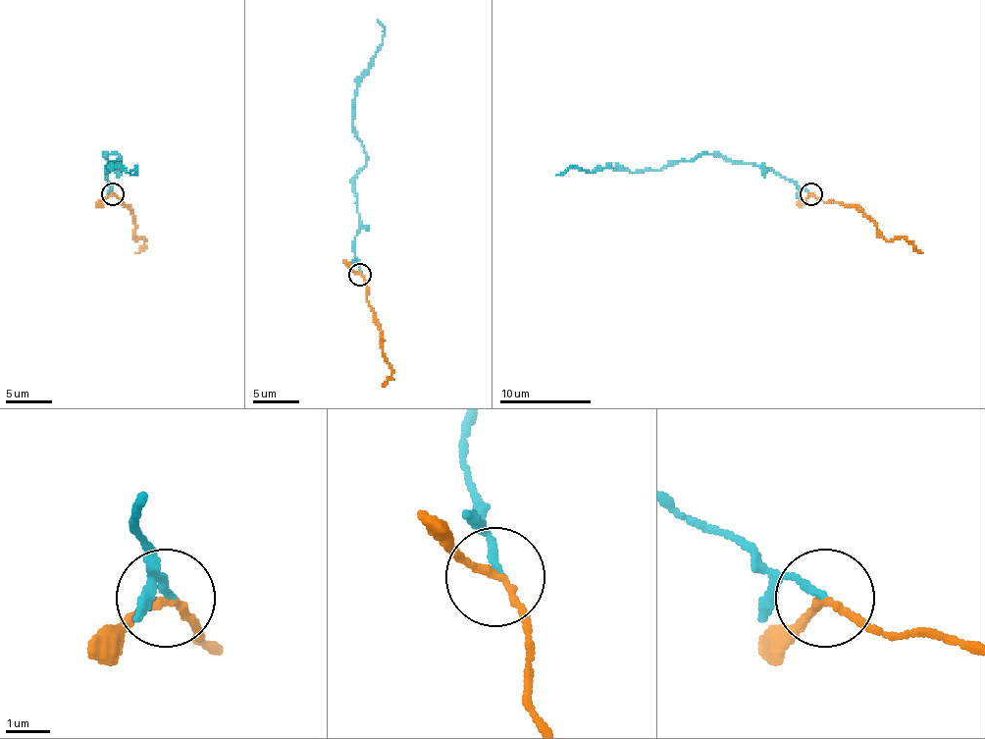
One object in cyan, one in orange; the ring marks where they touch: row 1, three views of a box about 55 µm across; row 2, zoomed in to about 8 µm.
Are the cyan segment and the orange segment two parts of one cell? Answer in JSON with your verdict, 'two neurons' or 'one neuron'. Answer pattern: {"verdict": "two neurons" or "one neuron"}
{"verdict": "one neuron"}

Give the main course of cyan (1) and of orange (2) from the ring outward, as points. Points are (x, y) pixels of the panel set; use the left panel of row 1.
1: (112, 193), (108, 154), (119, 156), (105, 170), (122, 168), (128, 173), (137, 168), (130, 175)
2: (112, 193), (126, 207), (134, 223), (134, 241), (144, 238), (144, 245), (134, 252)

